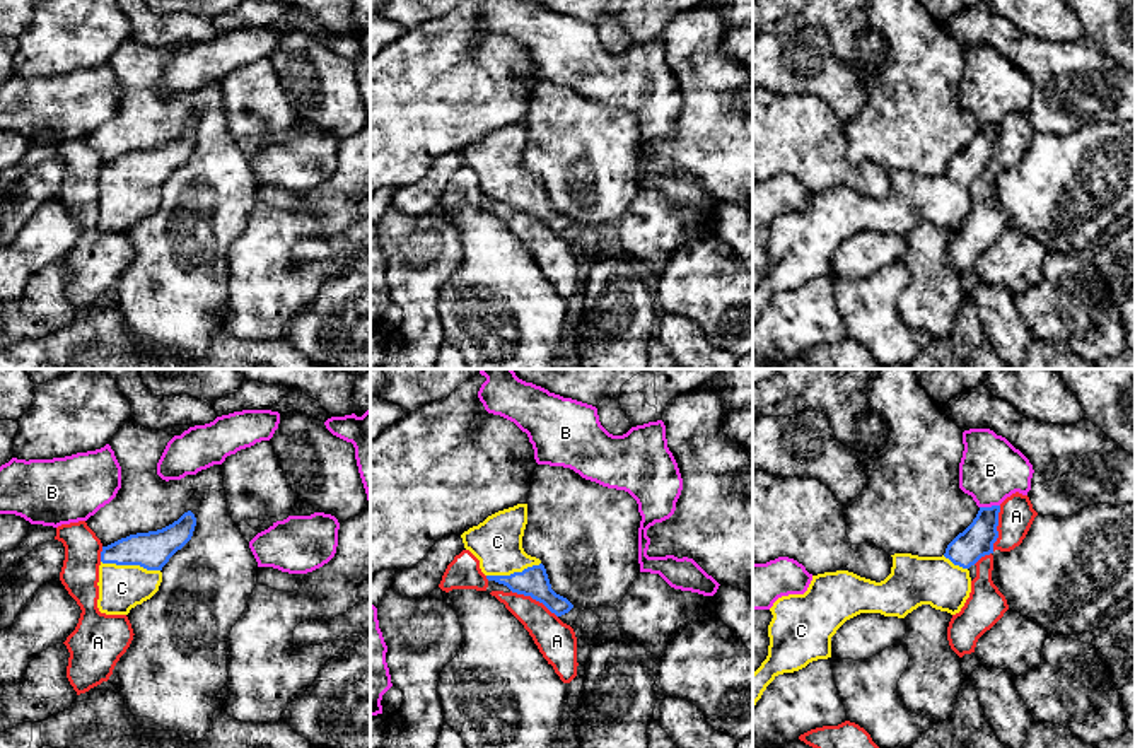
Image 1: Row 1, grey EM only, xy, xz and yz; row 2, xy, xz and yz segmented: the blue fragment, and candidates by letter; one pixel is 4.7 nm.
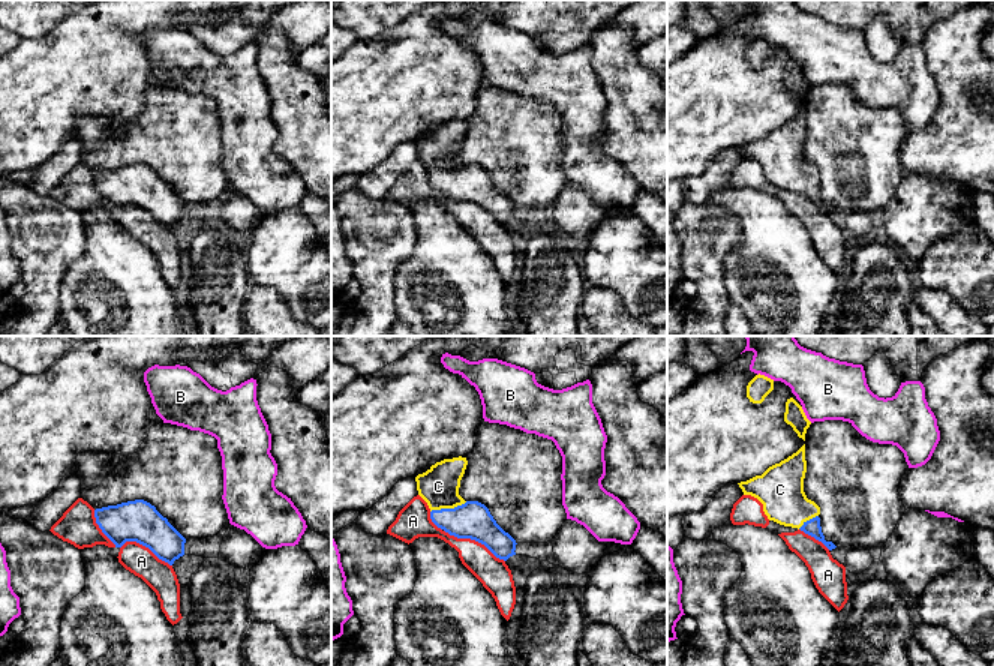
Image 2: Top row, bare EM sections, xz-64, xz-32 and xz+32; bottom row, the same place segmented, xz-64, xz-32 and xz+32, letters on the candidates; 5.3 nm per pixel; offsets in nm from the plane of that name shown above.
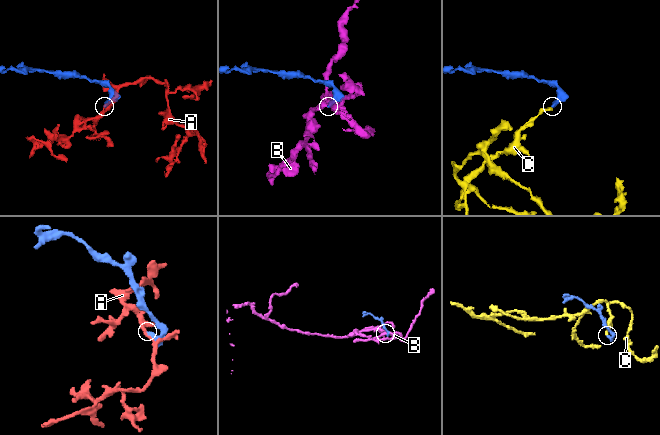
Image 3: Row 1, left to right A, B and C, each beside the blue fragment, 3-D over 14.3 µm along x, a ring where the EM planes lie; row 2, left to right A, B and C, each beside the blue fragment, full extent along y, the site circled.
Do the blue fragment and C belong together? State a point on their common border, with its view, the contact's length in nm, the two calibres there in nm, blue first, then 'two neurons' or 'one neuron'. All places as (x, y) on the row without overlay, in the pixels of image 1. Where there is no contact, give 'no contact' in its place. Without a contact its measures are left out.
meets blue in xy at (130, 181); contact 280 nm long; 180 nm thick on the blue side, 220 nm on the other; one neuron

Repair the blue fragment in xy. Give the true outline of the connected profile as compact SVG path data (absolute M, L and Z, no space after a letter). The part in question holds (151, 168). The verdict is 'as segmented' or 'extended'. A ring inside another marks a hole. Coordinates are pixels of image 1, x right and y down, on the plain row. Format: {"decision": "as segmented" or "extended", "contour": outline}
{"decision": "extended", "contour": "M184 130L172 142L137 150L102 164L97 225L106 232L128 232L150 217L162 200L162 184L193 154L196 135Z"}

